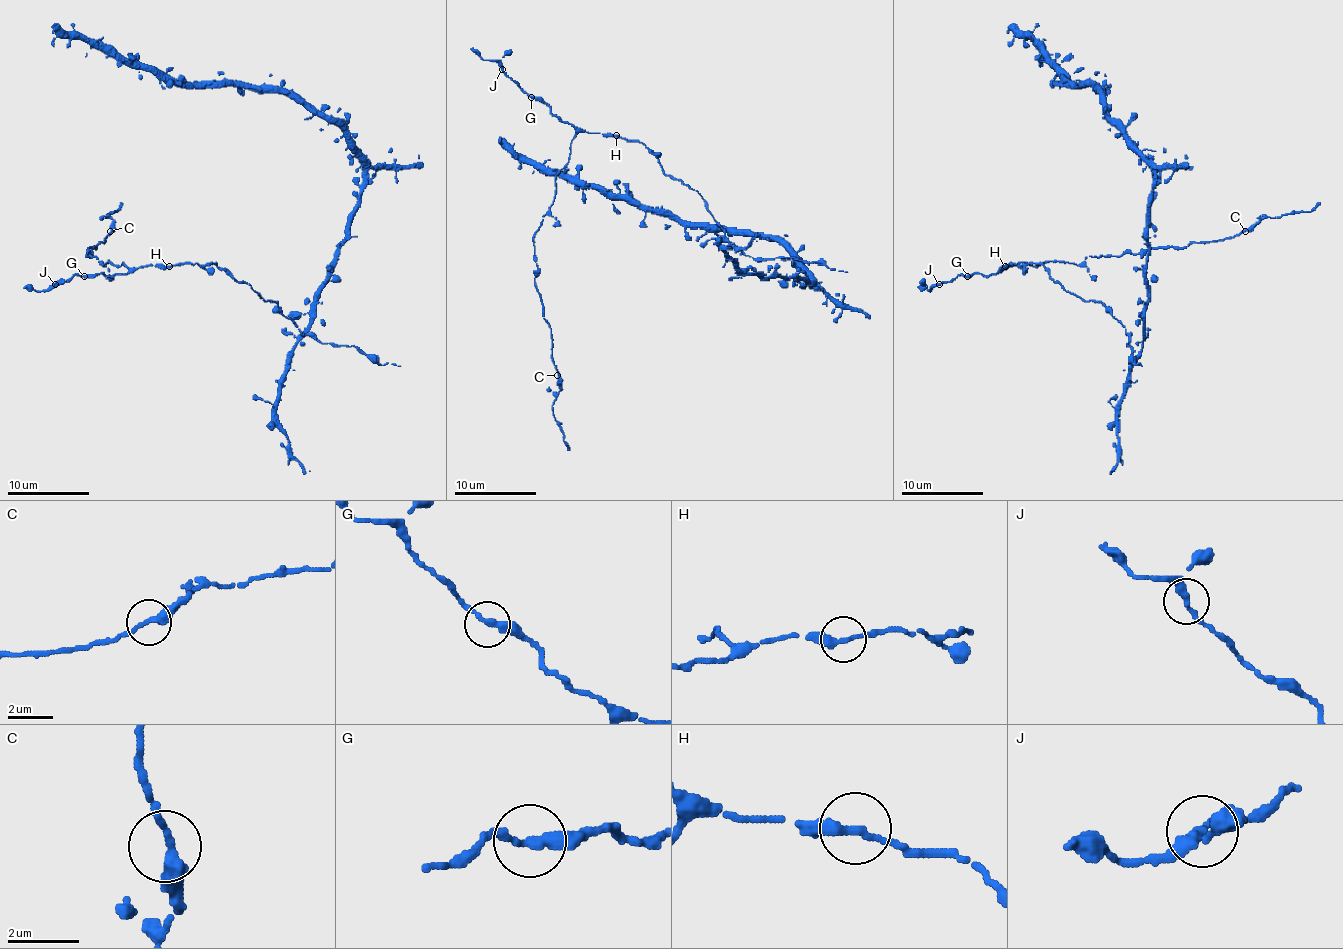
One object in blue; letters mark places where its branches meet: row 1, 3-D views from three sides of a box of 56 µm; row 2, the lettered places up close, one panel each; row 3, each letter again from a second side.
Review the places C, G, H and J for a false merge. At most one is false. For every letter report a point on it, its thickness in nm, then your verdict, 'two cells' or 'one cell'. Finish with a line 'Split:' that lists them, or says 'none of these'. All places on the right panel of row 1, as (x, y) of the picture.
C: place (1245, 231); calibre 280 nm; one cell
G: place (967, 276); calibre 280 nm; one cell
H: place (1005, 266); calibre 280 nm; one cell
J: place (939, 284); calibre 280 nm; one cell
Split: none of these

